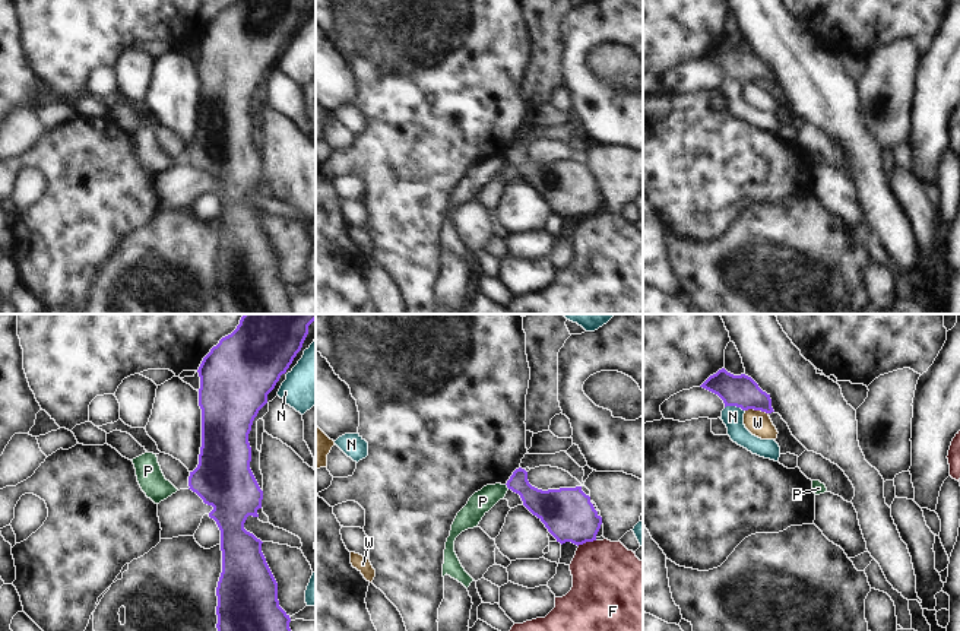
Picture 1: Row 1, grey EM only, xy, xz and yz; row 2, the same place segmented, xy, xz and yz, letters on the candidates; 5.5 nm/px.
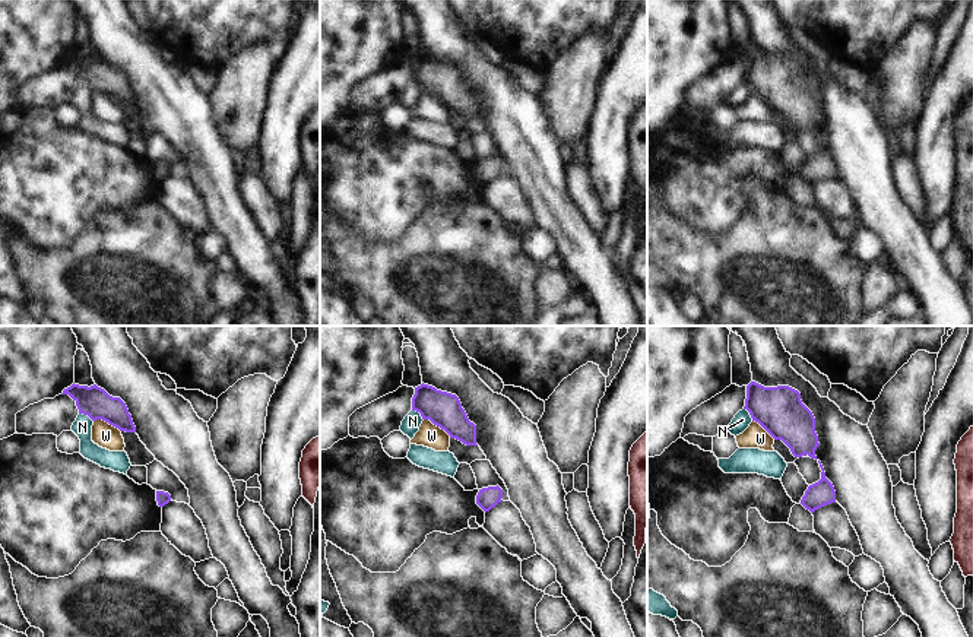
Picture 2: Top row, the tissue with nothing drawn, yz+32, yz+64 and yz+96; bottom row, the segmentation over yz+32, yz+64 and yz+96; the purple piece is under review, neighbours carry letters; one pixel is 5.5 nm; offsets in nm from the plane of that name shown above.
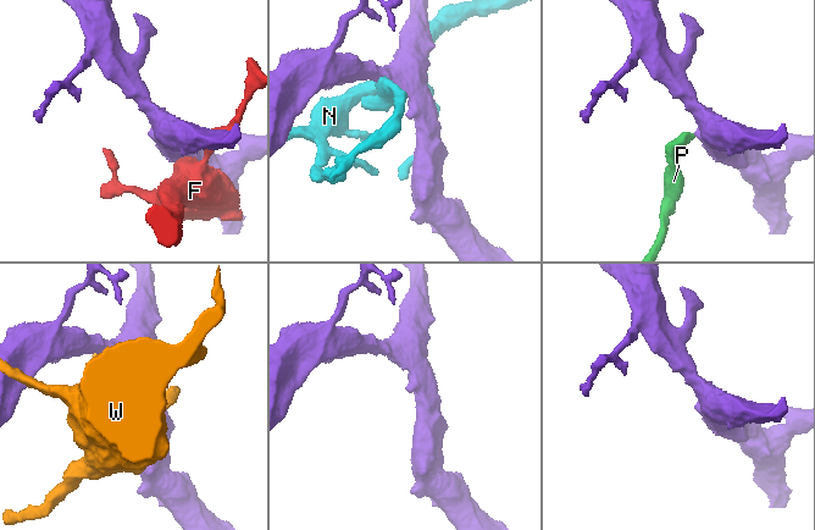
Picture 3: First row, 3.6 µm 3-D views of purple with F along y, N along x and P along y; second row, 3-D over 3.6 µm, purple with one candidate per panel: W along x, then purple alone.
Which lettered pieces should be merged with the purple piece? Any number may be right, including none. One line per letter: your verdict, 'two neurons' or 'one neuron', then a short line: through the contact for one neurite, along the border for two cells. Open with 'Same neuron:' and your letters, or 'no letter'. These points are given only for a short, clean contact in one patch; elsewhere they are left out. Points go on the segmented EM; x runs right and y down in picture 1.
Same neuron: no letter
F: two neurons | xz (595, 539), (577, 545)
N: two neurons
P: two neurons | xz (506, 484), (509, 488)
W: two neurons | yz (745, 409), (760, 409), (767, 414)

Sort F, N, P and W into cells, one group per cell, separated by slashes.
F / N / P / W

